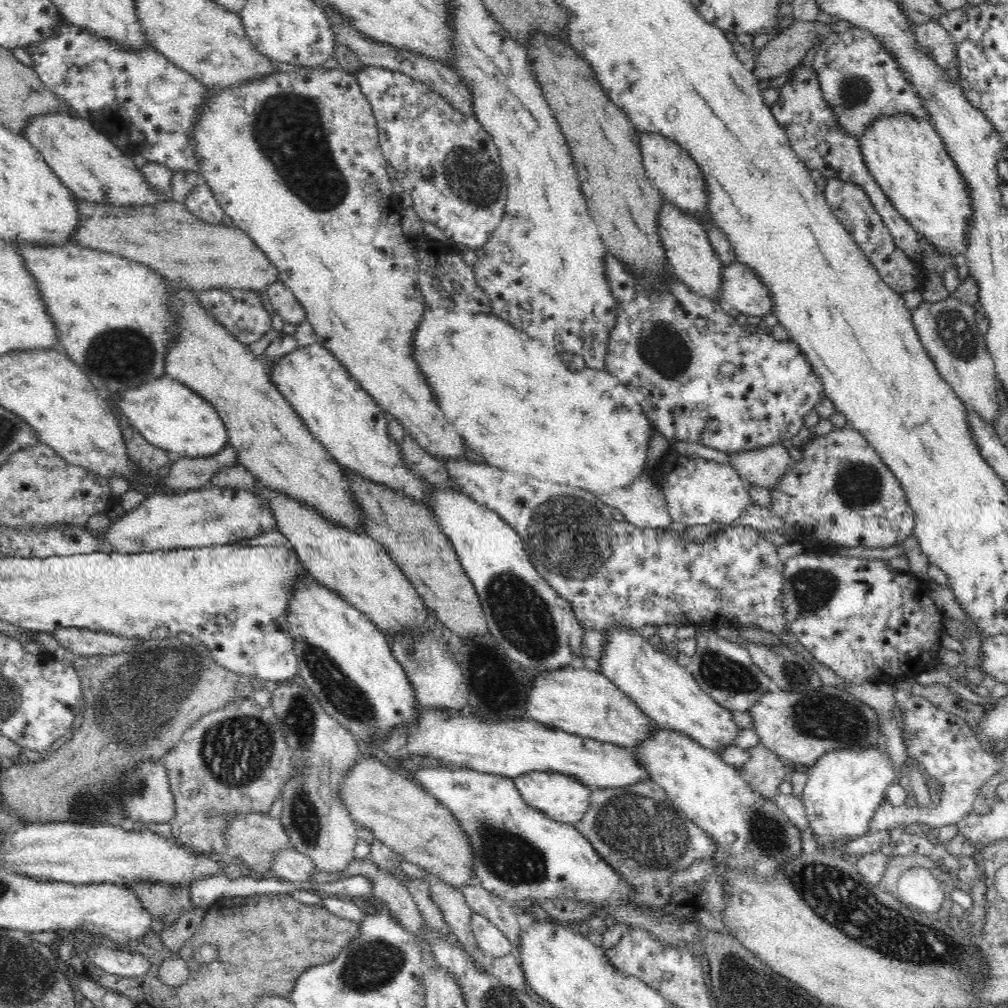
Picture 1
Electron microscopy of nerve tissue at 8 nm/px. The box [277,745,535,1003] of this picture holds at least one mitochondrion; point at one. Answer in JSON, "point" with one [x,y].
{"point":[374,965]}

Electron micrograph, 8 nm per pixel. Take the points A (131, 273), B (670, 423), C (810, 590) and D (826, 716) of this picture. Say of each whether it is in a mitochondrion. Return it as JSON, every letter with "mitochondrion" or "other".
{"A":"other","B":"other","C":"mitochondrion","D":"mitochondrion"}

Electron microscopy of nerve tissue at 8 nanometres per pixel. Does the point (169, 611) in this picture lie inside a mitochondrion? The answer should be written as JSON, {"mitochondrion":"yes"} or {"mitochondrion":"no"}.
{"mitochondrion":"no"}

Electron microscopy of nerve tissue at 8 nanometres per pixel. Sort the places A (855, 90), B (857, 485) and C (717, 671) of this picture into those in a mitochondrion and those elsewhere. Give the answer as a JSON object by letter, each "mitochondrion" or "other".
{"A":"mitochondrion","B":"mitochondrion","C":"mitochondrion"}

